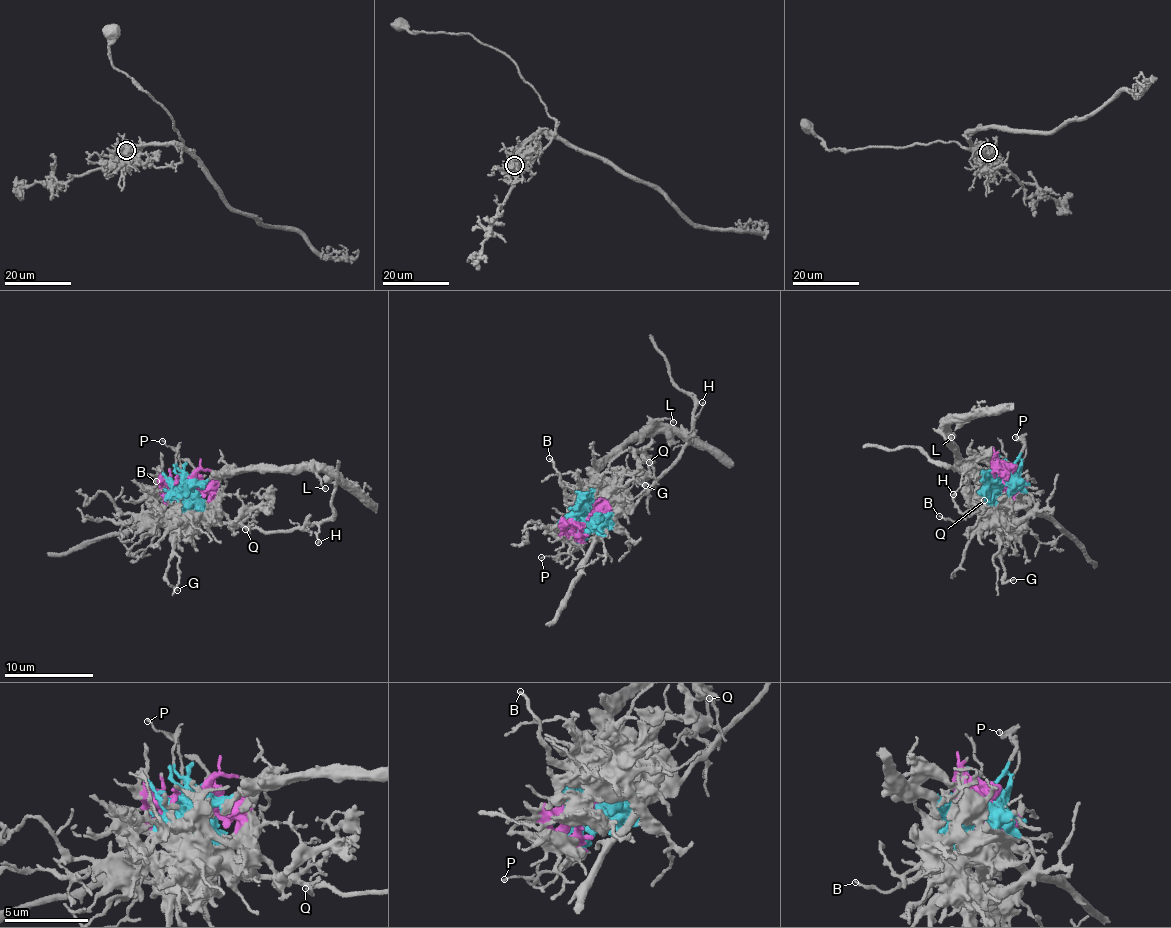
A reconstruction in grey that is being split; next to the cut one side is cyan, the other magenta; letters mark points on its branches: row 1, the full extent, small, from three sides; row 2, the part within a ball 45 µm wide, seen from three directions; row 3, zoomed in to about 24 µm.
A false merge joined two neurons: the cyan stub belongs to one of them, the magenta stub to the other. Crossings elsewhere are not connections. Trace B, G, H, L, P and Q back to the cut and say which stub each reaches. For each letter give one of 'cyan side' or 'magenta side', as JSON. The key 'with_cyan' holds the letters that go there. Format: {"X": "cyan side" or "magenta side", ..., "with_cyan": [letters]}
{"B": "cyan side", "G": "cyan side", "H": "magenta side", "L": "cyan side", "P": "cyan side", "Q": "magenta side", "with_cyan": ["B", "G", "L", "P"]}

